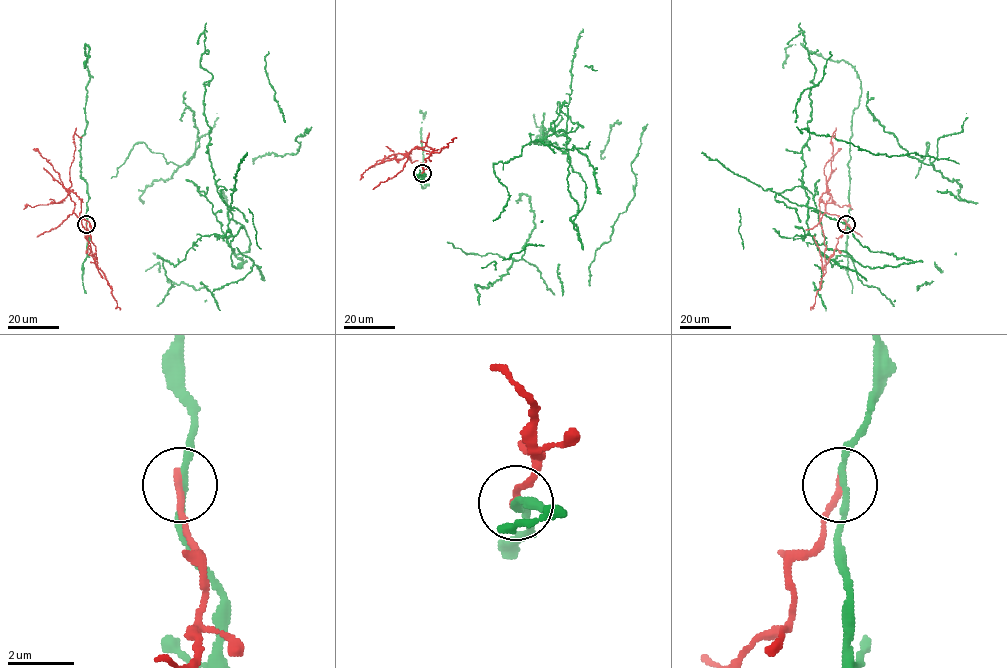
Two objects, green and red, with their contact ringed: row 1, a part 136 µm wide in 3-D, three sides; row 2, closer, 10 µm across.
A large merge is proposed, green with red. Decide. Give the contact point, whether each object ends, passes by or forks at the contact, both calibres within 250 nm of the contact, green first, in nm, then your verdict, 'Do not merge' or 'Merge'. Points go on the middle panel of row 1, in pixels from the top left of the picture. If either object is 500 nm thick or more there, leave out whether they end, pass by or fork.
Place: (422, 173). At the ring green passes by. At the ring red ends. Thickness 170 nm (green) against 240 nm. Do not merge

